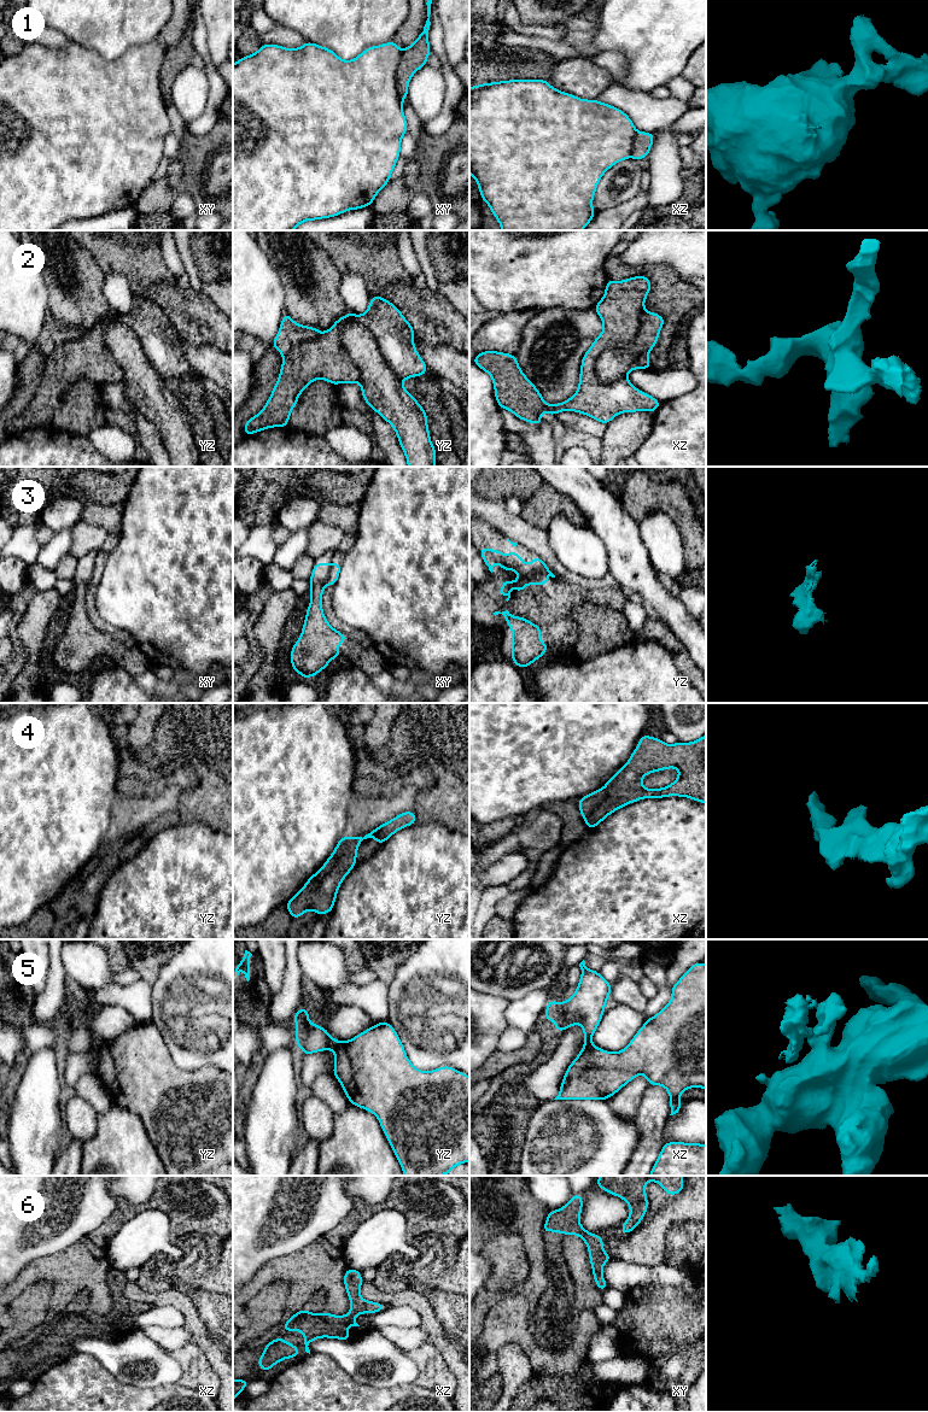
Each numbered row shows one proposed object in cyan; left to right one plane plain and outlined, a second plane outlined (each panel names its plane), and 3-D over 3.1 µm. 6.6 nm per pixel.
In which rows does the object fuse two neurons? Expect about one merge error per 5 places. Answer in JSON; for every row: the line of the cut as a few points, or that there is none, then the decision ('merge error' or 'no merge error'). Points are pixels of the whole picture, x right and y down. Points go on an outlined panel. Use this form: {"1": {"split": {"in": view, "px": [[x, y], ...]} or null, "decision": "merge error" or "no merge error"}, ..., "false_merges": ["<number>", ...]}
{"1": {"split": {"in": "xy", "px": [[400, 52], [396, 83], [397, 94], [402, 101]]}, "decision": "merge error"}, "2": {"split": {"in": "xz", "px": [[645, 310], [635, 337], [597, 358], [601, 382]]}, "decision": "merge error"}, "3": {"split": {"in": "yz", "px": [[544, 574], [536, 573], [526, 578], [518, 578]]}, "decision": "merge error"}, "4": {"split": null, "decision": "no merge error"}, "5": {"split": {"in": "xz", "px": [[564, 1002], [564, 1009], [554, 1019]]}, "decision": "merge error"}, "6": {"split": null, "decision": "no merge error"}, "false_merges": ["1", "2", "3", "5"]}

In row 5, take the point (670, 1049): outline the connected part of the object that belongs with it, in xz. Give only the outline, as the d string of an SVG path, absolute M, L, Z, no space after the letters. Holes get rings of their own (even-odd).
M583 960L576 992L564 1002L564 1010L555 1019L555 1031L580 1024L585 1042L578 1056L567 1067L559 1095L554 1100L608 1100L635 1077L644 1074L648 1085L661 1085L670 1095L673 1115L681 1111L679 1096L687 1089L706 1090L706 965L694 963L671 988L671 1001L658 1014L646 1020L625 1049L612 1053L593 1044L605 1006L611 996L611 983L597 971L589 969Z

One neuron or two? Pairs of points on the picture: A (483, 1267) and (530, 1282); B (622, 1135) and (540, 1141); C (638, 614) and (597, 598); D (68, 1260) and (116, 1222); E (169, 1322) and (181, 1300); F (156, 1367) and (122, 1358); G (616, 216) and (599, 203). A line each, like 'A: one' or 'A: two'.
A: two
B: one
C: two
D: two
E: two
F: one
G: two

